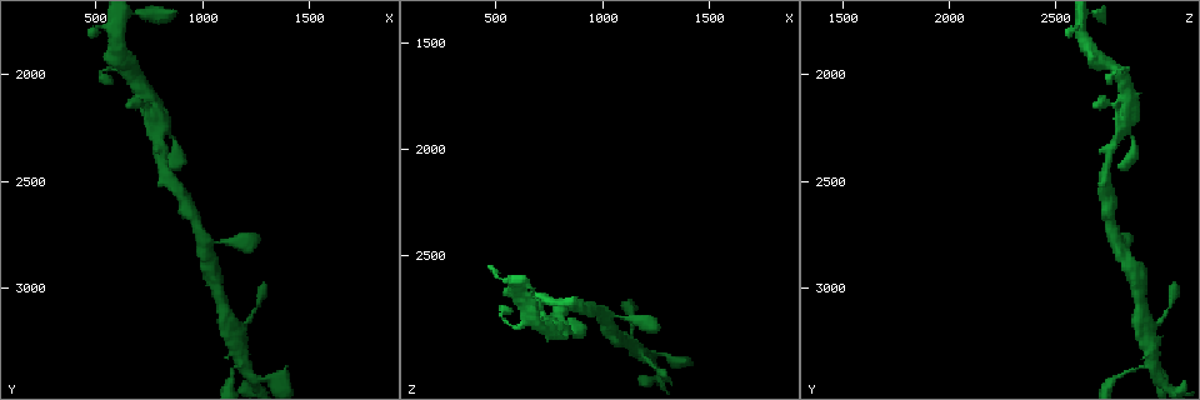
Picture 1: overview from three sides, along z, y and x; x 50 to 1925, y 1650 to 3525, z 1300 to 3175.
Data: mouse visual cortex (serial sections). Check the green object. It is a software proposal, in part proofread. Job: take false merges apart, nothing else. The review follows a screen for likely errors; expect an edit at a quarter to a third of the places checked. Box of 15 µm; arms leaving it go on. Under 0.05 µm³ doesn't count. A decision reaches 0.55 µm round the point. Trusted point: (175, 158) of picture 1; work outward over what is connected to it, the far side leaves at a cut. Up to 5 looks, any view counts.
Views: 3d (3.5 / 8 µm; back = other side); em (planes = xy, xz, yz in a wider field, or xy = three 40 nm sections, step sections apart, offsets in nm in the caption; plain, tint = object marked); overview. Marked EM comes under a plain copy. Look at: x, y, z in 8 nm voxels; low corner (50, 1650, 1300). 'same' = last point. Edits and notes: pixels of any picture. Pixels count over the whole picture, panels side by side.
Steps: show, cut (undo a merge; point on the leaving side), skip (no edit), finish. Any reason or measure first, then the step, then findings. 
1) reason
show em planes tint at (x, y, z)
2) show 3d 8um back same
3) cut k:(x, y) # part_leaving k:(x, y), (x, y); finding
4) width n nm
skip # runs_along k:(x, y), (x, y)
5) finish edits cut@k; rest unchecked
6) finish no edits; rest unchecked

a fork
show 3d 3.5um at (670, 2000, 2790)

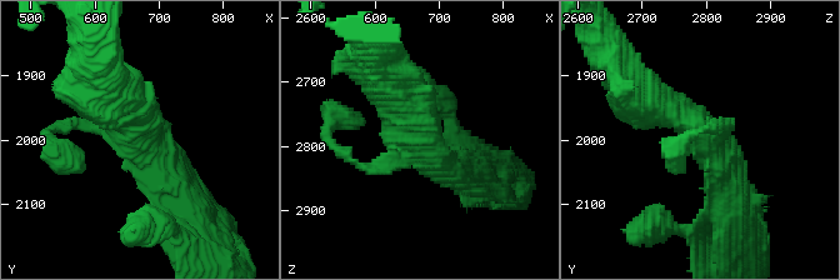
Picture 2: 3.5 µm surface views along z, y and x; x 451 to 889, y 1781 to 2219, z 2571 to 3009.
now the EM
show em planes tint at (670, 1995, 2795)

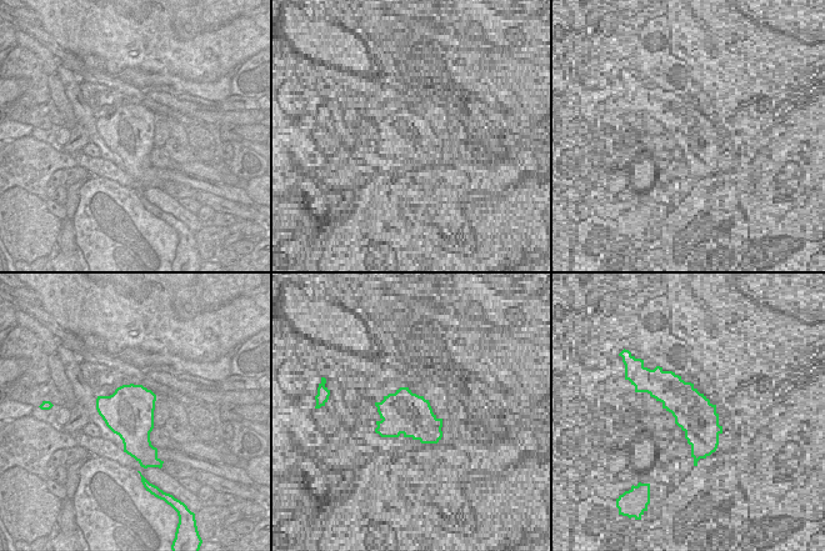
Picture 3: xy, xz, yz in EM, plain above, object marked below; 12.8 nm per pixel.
arm_widths 150, 500, 500 nm
skip # runs_along 2:(730, 198), (718, 148), (644, 98); one cell here

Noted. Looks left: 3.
two arms in line, one across
show 3d 8um at (1220, 3400, 2970)

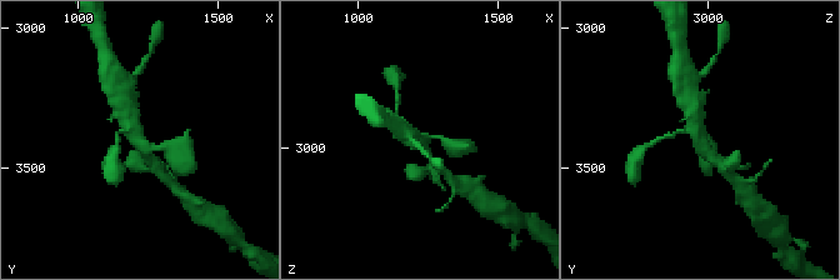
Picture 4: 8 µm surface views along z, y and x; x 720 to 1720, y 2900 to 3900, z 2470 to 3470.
arms 3; arm_widths 150, 200, 450 nm; now the EM
show em xy step 3 tint at (1210, 3410, 2970)

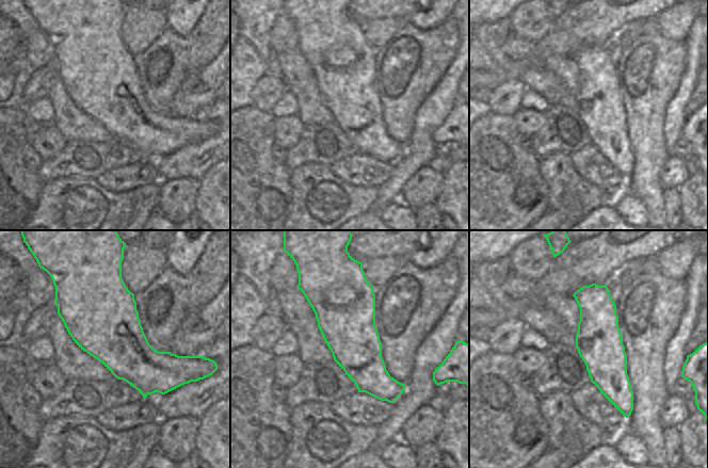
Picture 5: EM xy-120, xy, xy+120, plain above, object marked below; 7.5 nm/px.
skip # runs_along 5:(585, 288), (609, 375), (630, 404); one cell here

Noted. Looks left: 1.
finish no edits; rest unchecked

